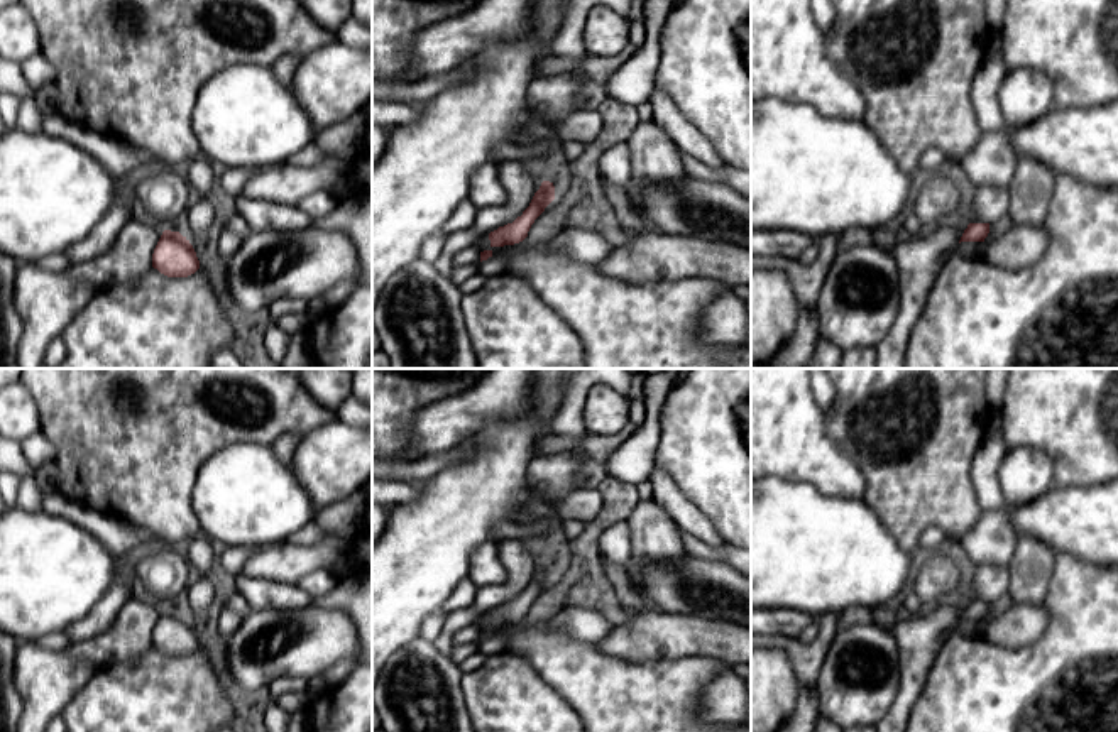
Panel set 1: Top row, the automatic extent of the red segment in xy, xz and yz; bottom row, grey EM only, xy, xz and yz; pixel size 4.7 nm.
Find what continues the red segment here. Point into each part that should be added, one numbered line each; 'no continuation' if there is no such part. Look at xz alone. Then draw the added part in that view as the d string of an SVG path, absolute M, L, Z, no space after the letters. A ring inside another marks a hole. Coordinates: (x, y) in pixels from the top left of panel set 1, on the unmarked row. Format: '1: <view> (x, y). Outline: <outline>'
no continuation

